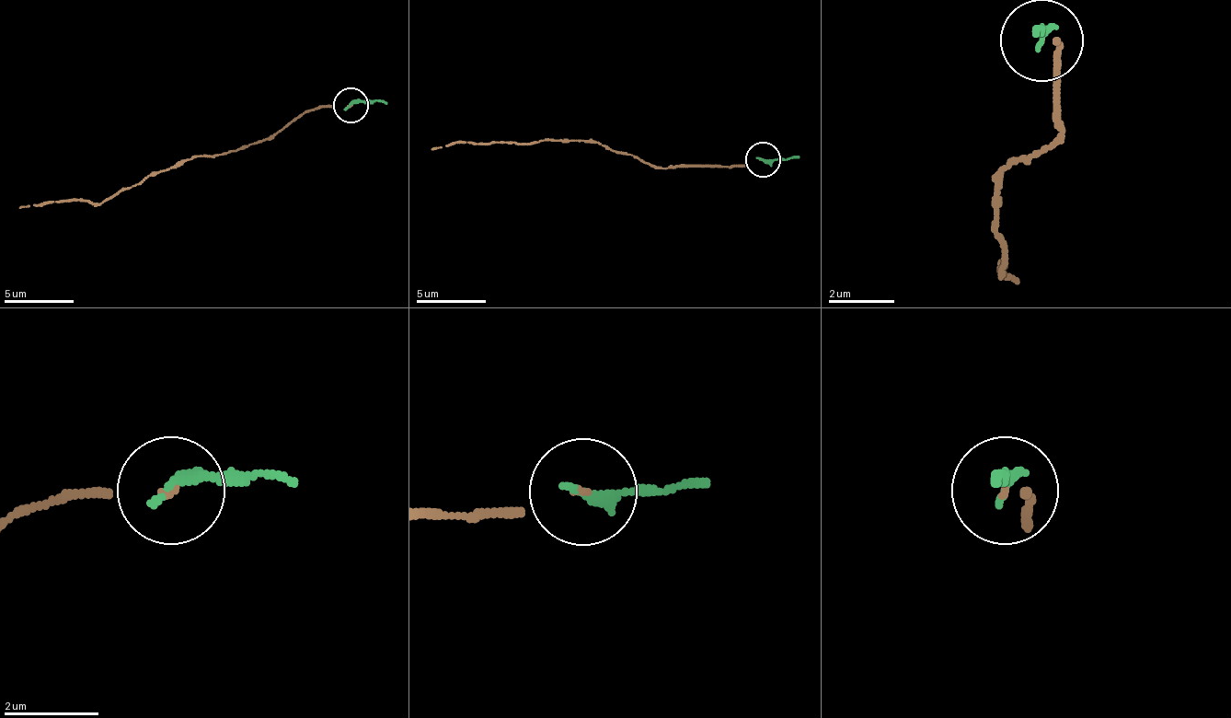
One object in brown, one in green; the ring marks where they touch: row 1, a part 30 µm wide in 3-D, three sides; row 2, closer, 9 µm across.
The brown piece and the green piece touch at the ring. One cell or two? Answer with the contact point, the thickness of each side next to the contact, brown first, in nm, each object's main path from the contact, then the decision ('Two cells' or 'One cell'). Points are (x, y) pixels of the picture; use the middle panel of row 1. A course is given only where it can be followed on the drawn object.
Place: (763, 159). Thickness 50 nm (brown) against 240 nm. Course of brown: (762, 158), (730, 166), (678, 166), (661, 169), (587, 141), (514, 141), (431, 148). Course of green: (762, 158), (799, 155). One cell

